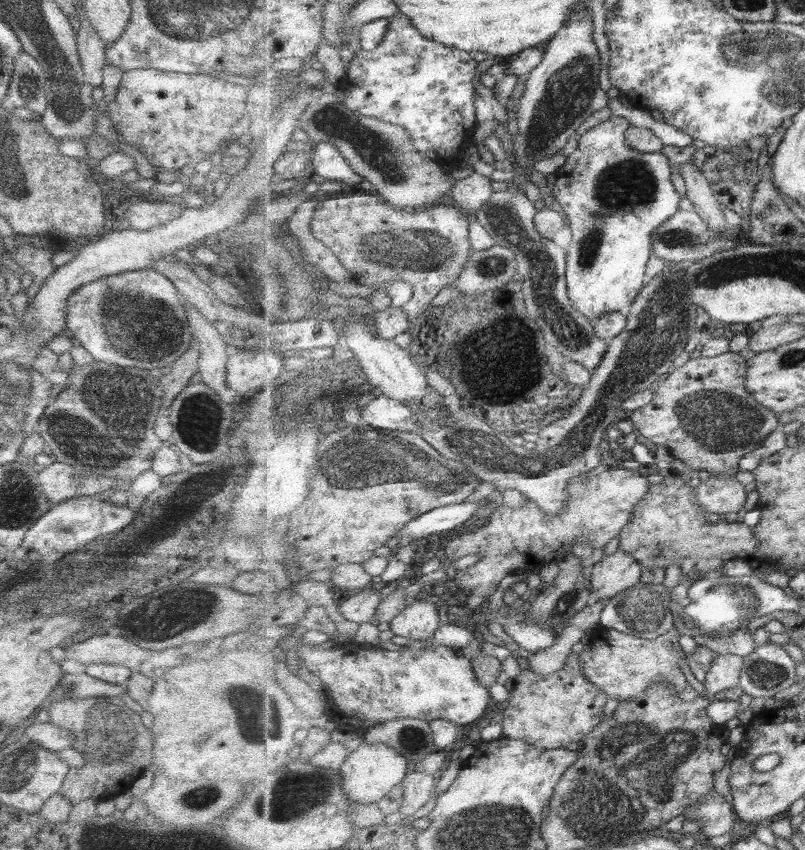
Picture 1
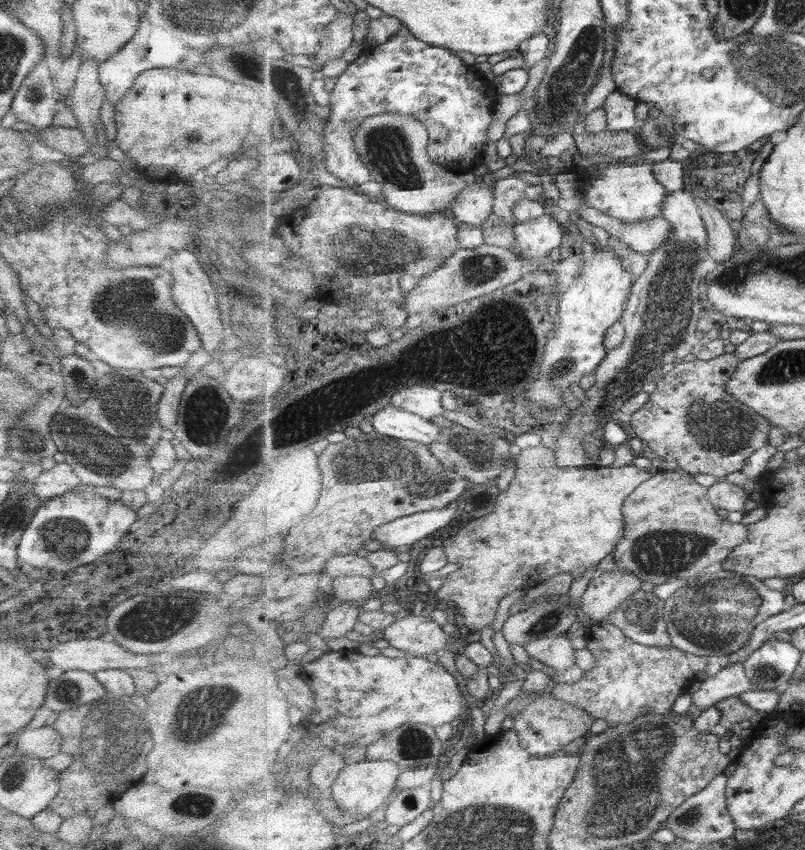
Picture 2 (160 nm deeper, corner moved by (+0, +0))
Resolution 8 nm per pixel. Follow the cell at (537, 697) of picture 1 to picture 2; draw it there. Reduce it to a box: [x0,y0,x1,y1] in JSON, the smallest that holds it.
[514,693,595,757]

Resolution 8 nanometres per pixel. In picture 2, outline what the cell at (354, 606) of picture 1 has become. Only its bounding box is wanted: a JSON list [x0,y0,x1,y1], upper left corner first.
[317,603,361,640]

